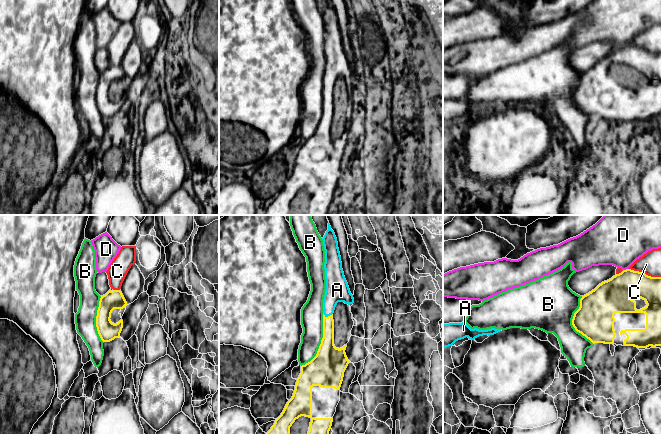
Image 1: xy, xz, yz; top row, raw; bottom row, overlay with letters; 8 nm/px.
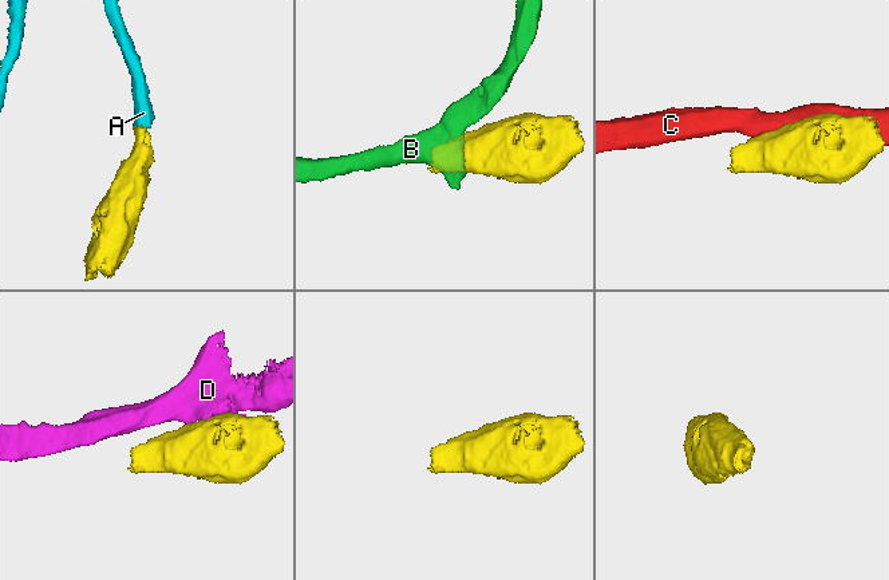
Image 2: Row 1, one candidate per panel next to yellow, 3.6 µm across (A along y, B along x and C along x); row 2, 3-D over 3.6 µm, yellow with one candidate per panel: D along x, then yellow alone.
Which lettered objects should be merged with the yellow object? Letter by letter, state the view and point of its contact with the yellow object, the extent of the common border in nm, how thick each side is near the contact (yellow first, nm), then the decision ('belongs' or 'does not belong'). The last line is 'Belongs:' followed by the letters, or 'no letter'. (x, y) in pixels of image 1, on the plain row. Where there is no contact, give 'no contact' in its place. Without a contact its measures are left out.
A: contact xz (328, 92); length 80 nm; calibres 120 and 190 nm; belongs
B: contact xz (321, 118); length 460 nm; calibres 280 and 180 nm; does not belong
C: contact yz (644, 49); length 260 nm; calibres 240 and 180 nm; does not belong
D: contact yz (626, 45); length 50 nm; calibres 280 and 340 nm; does not belong
Belongs: A

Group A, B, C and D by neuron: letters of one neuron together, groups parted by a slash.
A / B / C / D

